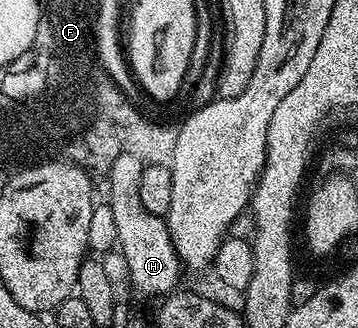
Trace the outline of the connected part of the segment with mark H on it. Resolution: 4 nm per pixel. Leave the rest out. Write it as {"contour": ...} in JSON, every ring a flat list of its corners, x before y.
{"contour":[[136,153,122,154,113,162,107,173,109,198,107,205,113,208,116,221,119,252,122,252,127,272,134,288,145,296,156,298,172,293,178,287,183,265,176,254,166,219,149,212,141,203,141,172,144,163]]}

